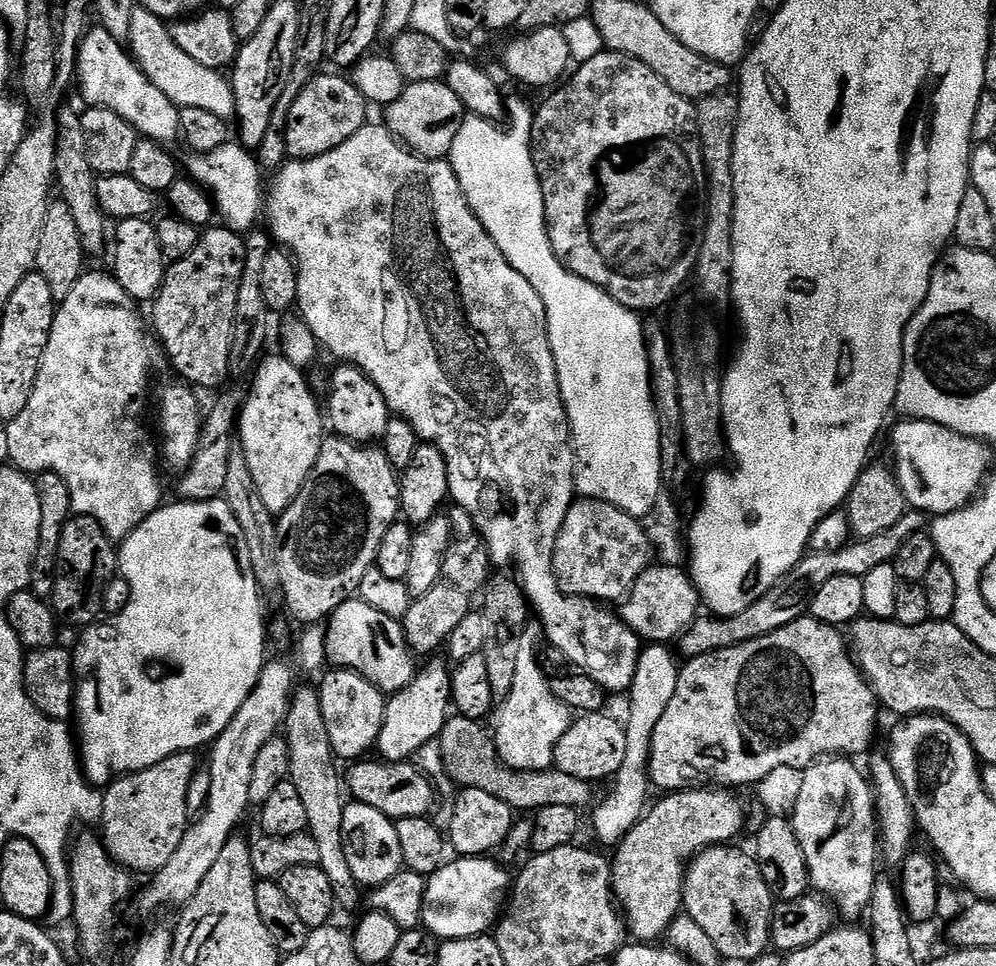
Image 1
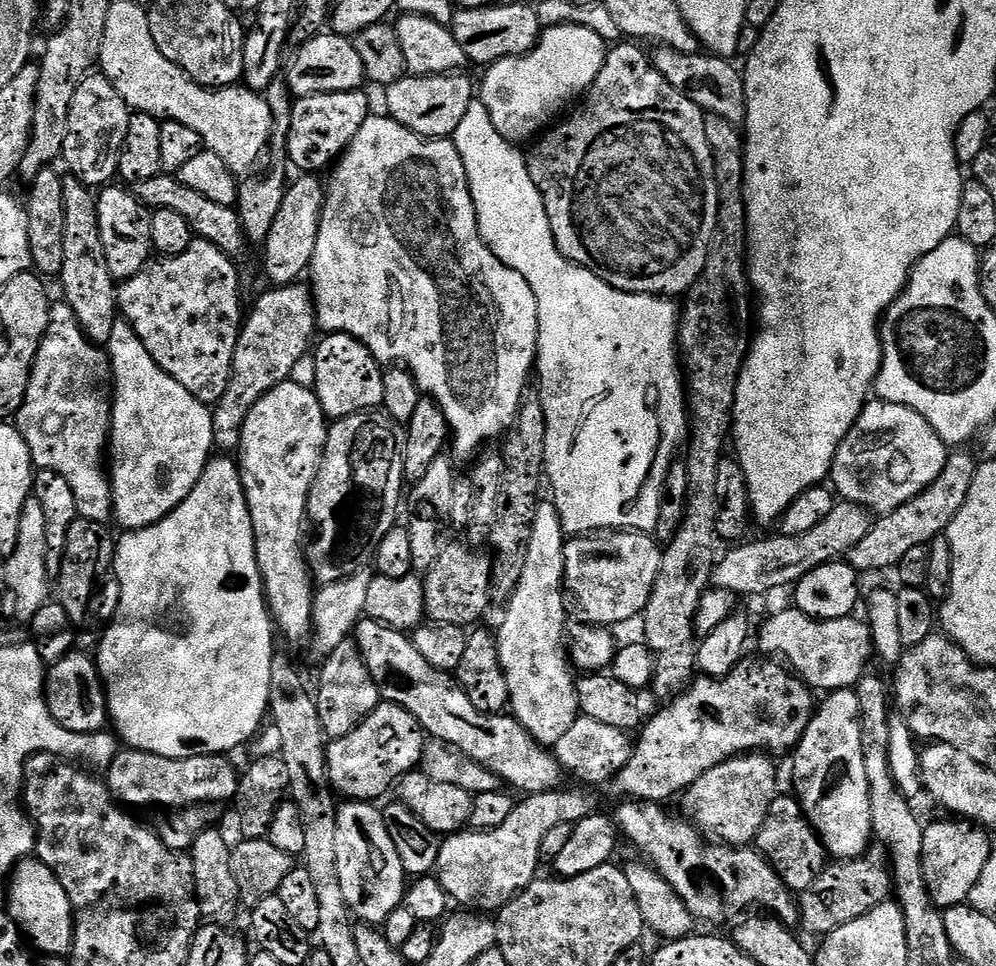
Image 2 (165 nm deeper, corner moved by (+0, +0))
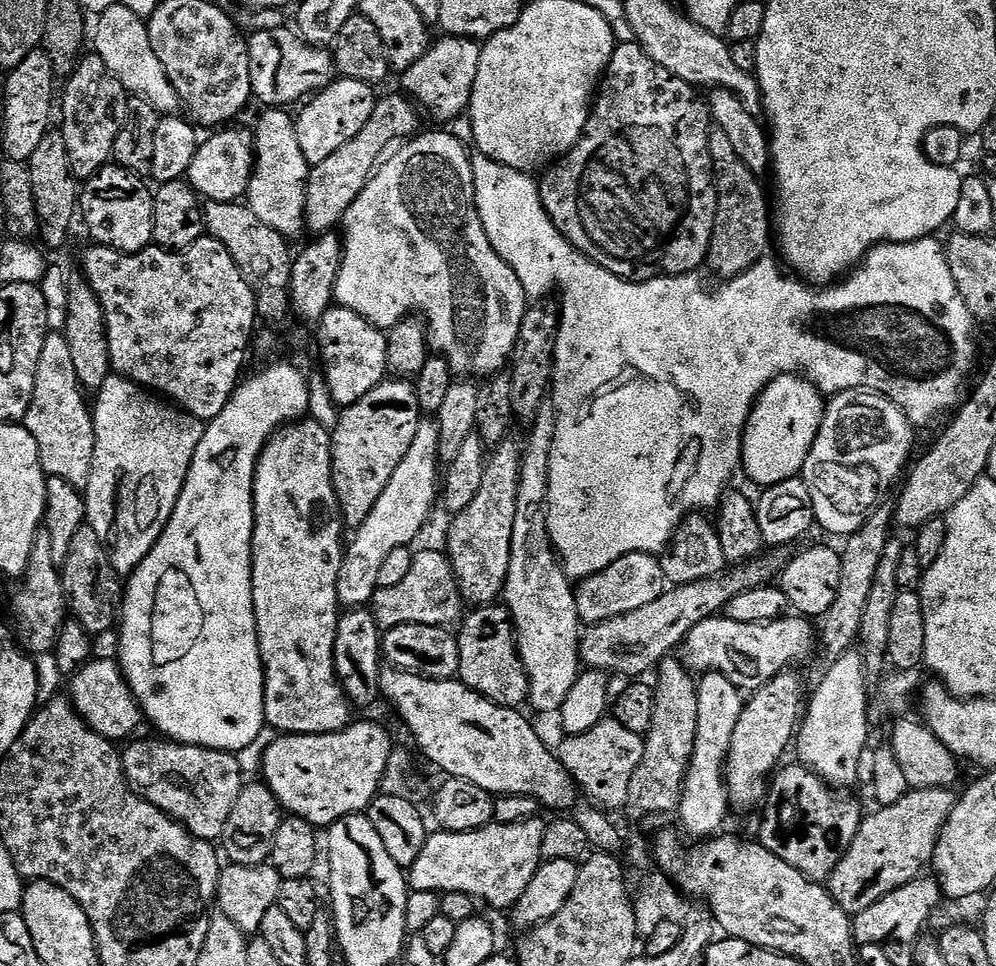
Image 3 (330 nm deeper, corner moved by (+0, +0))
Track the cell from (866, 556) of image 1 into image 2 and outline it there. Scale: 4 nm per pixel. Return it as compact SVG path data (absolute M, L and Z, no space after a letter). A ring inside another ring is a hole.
M956 450L949 455L942 474L933 484L926 486L926 490L873 523L870 534L866 534L866 538L862 538L862 542L847 554L846 563L854 571L867 574L895 569L896 563L909 550L914 550L914 546L929 545L935 536L947 533L950 522L954 522L954 514L958 514L958 510L962 510L962 502L966 502L966 493L970 490L970 482L974 482L978 463L977 457L964 451L968 450Z

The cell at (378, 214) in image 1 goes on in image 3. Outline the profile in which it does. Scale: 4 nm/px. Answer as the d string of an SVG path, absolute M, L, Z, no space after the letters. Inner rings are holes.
M451 131L428 132L417 134L407 142L401 143L373 172L370 182L366 182L366 190L354 198L354 206L346 210L342 221L342 243L344 257L340 273L336 279L335 303L346 310L354 310L362 318L366 318L373 326L381 330L393 328L407 316L419 314L428 325L428 342L433 353L443 356L453 373L460 378L489 378L495 376L511 361L512 352L518 342L518 332L522 330L522 318L530 307L530 297L524 291L520 276L494 250L490 238L486 238L486 230L482 226L482 218L476 209L476 187L472 173L472 156L467 152L465 141L452 135Z

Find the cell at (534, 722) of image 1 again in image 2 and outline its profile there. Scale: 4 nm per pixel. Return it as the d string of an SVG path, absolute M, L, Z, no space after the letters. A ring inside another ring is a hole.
M541 499L536 505L534 526L530 530L526 566L522 566L522 578L518 578L516 588L506 602L508 609L496 636L502 670L506 674L511 715L545 746L554 746L580 716L576 680L566 655L565 543L566 533L555 504L551 499Z

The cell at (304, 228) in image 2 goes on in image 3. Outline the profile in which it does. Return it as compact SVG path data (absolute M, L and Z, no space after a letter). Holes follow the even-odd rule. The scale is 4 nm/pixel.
M381 95L374 106L374 114L370 114L370 122L362 126L362 134L358 134L358 138L350 138L350 142L334 150L330 158L311 165L304 207L304 226L309 233L333 231L343 221L346 210L354 206L354 198L366 190L366 182L370 182L373 172L389 151L388 144L407 141L421 131L421 109L407 95L399 95Z

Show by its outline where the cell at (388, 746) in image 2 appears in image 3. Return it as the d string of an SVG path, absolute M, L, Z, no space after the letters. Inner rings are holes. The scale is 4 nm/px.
M358 720L337 732L305 736L284 734L265 750L263 783L278 798L281 809L287 815L302 818L316 825L317 829L324 830L344 816L363 813L381 795L380 783L386 774L394 741L382 725L375 724L372 720Z

